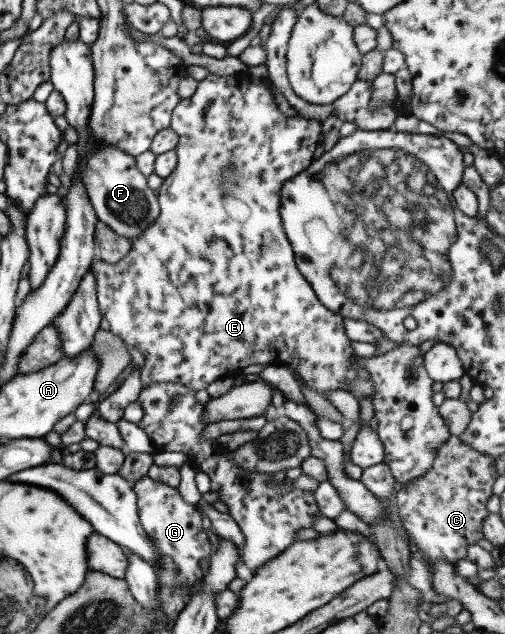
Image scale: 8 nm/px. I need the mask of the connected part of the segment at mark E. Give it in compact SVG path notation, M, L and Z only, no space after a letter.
M245 71L225 76L208 72L196 83L196 89L190 97L180 98L176 107L172 109L169 121L169 127L177 135L177 144L173 149L177 162L158 187L159 215L144 229L143 233L130 241L129 251L117 263L111 265L95 258L93 264L89 266L89 271L94 273L94 281L96 281L97 305L101 317L104 317L110 326L109 332L120 337L126 345L134 347L142 354L144 363L139 373L140 385L172 382L180 383L193 390L206 389L214 379L233 375L247 365L278 365L288 368L291 373L294 373L294 377L298 377L304 383L304 387L318 394L340 389L356 395L356 399L364 399L364 397L372 397L372 393L375 393L374 384L368 372L362 366L356 366L359 357L354 355L349 339L344 334L343 318L326 309L318 301L314 290L296 268L291 243L284 234L279 217L280 187L313 160L312 153L320 134L320 122L308 121L298 115L284 115L278 110L272 91L274 88L268 82L252 82Z

